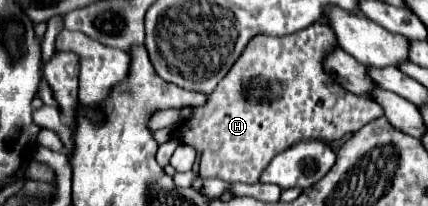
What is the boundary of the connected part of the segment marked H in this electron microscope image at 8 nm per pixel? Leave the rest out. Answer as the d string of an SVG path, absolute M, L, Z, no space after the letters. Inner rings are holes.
M314 23L302 31L284 37L254 35L232 69L222 77L210 93L206 105L196 107L192 119L182 123L178 137L182 143L192 145L200 153L200 177L222 179L226 183L258 183L268 163L288 147L308 141L336 141L346 133L356 133L366 123L384 115L384 109L372 99L352 95L340 87L324 69L324 59L338 47L336 35L330 25Z

